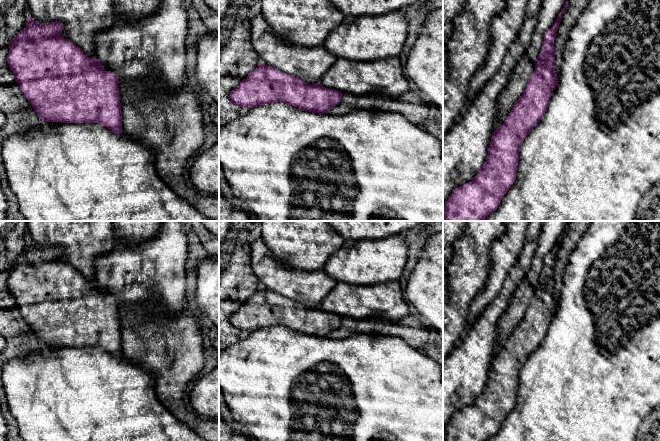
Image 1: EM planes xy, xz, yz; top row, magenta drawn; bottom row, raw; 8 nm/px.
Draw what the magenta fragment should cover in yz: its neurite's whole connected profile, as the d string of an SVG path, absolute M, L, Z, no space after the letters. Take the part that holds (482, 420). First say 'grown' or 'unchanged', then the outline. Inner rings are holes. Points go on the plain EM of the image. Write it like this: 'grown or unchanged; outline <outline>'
unchanged; outline M568 225L559 237L554 249L545 257L544 266L527 310L508 338L508 342L494 356L488 372L488 379L482 392L471 406L456 412L443 428L443 441L487 441L494 436L509 412L516 404L520 370L530 355L539 347L546 336L546 331L558 307L555 298L554 264L562 238L567 233Z

